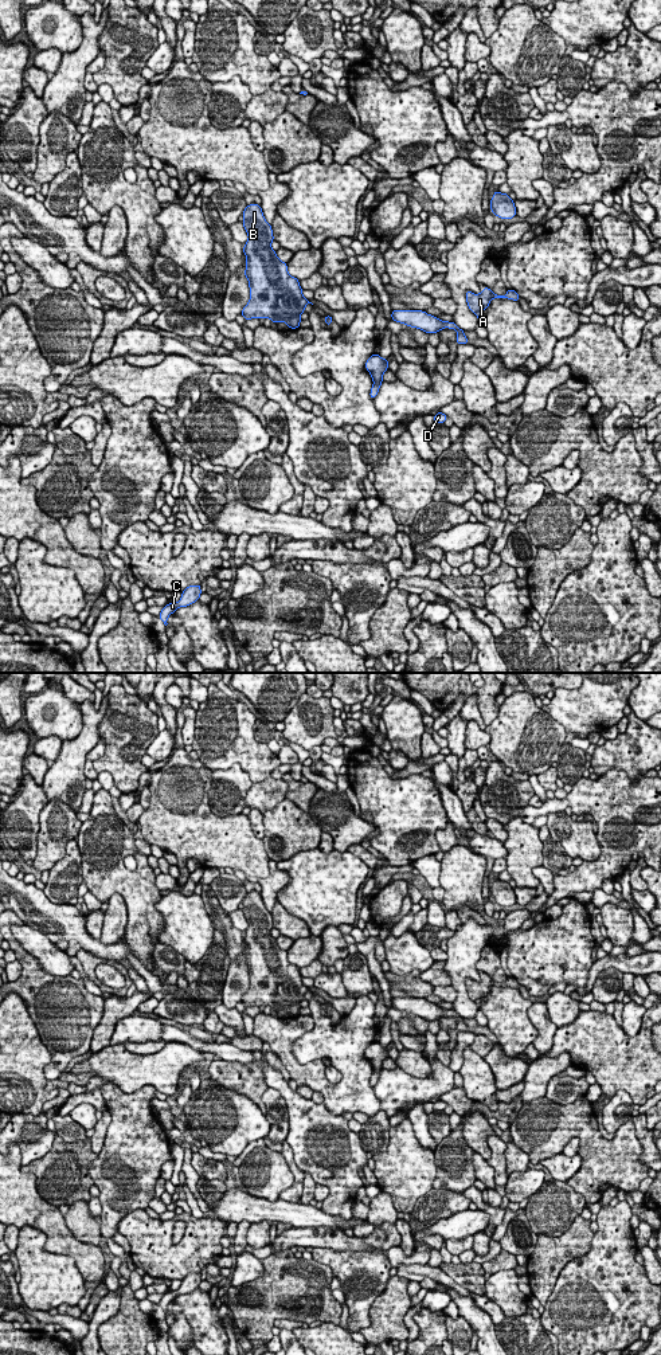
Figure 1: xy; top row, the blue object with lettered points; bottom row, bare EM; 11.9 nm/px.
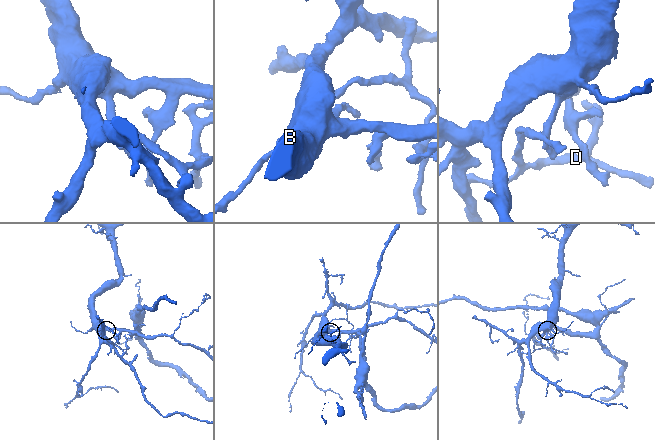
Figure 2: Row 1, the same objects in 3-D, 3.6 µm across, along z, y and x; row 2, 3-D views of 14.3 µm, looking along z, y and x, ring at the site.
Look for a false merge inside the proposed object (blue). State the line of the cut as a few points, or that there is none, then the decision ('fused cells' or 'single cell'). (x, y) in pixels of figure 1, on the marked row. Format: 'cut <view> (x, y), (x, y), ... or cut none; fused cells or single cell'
cut xy (492, 293), (489, 302); fused cells

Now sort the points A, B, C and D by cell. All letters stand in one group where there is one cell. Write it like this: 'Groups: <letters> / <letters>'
Groups: A / B C D

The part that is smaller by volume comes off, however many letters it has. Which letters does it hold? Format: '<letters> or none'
A

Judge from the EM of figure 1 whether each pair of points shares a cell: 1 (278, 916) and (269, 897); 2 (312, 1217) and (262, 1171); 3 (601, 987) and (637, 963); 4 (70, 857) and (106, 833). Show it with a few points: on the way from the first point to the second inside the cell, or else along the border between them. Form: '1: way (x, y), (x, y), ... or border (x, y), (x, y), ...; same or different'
1: border (277, 901), (270, 911); different
2: border (247, 1193), (272, 1201), (278, 1199); different
3: border (622, 972), (614, 968), (605, 968), (593, 986); different
4: border (75, 839), (81, 858), (81, 878), (83, 881); different

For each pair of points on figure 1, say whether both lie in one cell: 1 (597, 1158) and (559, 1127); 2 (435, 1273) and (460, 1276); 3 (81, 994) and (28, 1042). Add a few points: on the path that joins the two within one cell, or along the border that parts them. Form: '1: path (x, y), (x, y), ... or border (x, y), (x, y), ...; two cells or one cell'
1: path (593, 1146), (575, 1127), (571, 1127); one cell
2: border (437, 1267), (473, 1293); two cells
3: border (26, 1005), (50, 1054), (46, 1065); two cells

